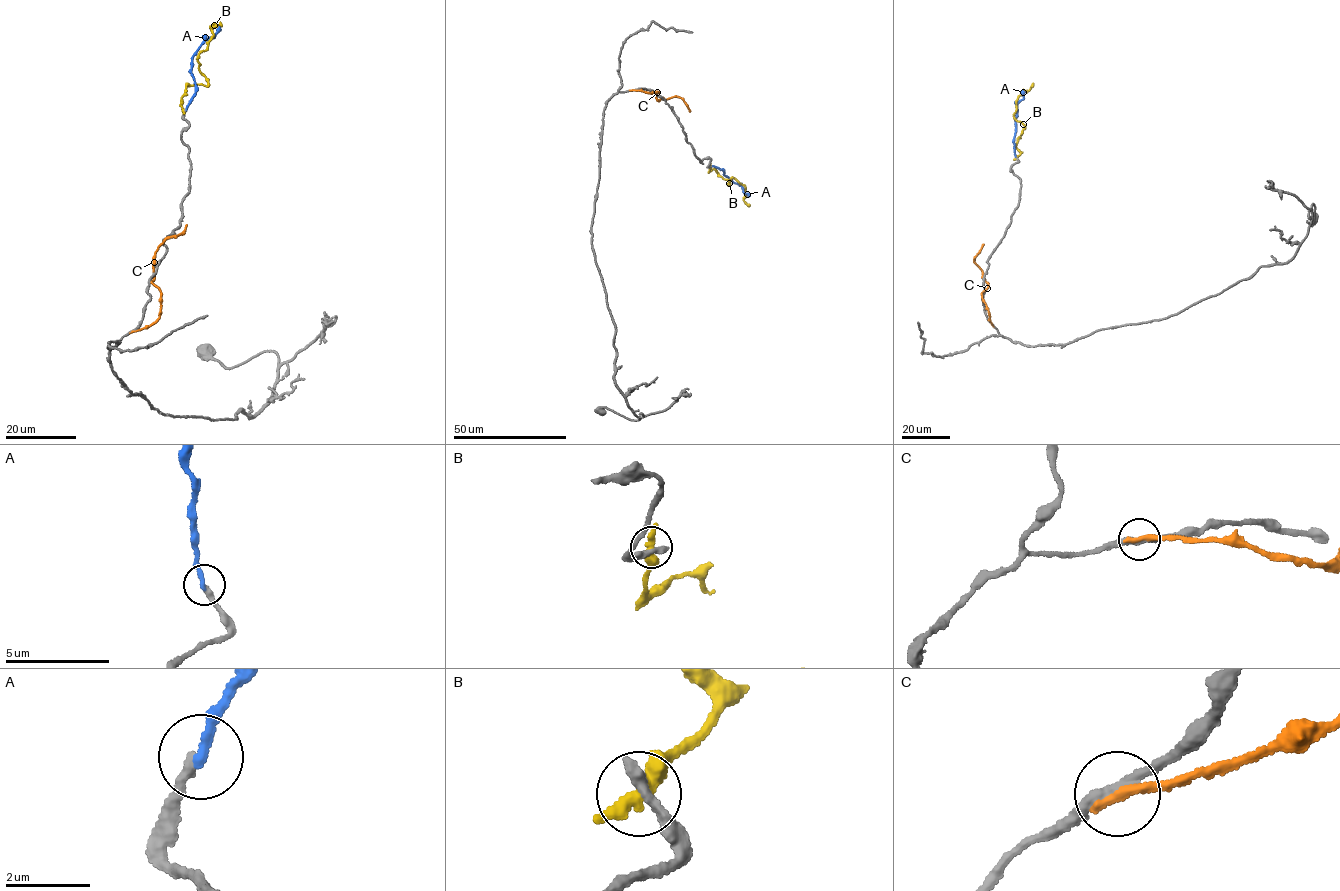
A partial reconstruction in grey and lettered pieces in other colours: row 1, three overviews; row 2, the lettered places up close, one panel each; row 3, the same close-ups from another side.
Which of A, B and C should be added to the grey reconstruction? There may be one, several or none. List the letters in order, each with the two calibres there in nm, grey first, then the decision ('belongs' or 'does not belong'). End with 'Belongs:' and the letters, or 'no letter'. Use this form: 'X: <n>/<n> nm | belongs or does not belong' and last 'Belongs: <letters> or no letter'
A: 240/240 nm | does not belong
B: 360/480 nm | does not belong
C: 240/280 nm | does not belong
Belongs: no letter

